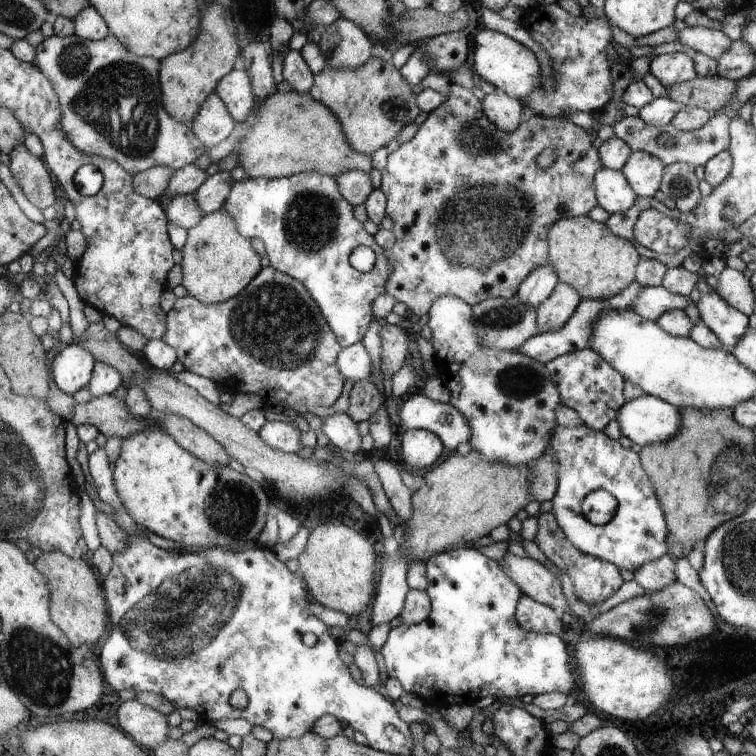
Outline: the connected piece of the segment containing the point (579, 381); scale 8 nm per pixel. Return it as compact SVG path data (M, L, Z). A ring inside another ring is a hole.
M590 348L552 359L546 363L546 368L550 372L552 382L559 388L558 392L564 405L578 412L580 420L594 430L602 432L612 420L615 420L618 410L625 403L625 378L614 366L604 362L604 358L598 352Z

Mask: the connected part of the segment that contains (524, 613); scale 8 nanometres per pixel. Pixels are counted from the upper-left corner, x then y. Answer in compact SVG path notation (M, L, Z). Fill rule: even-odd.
M524 595L520 598L519 606L515 610L516 622L528 632L534 634L551 634L561 636L562 621L556 610L544 603Z

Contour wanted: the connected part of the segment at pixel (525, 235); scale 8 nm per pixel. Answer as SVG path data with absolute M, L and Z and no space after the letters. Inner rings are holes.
M451 83L449 97L438 108L428 113L428 117L410 141L402 143L397 150L389 154L386 168L381 172L381 182L378 187L386 196L386 214L394 222L391 231L396 236L394 246L387 250L388 262L392 262L392 276L388 280L387 294L398 302L406 304L412 321L424 316L425 312L432 308L434 300L441 296L465 299L470 306L484 299L512 298L532 270L549 262L550 250L547 238L550 236L551 225L563 218L586 216L598 204L598 196L595 194L595 174L604 166L599 158L599 151L592 145L593 137L570 119L546 118L540 115L522 122L512 134L500 132L496 125L484 116L482 103L472 90ZM548 148L556 152L556 160L549 168L540 168L536 164L536 158Z

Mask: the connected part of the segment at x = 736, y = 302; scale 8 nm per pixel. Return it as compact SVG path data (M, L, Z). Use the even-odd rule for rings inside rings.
M727 267L718 276L716 292L727 300L730 306L750 316L755 313L755 290L751 280L742 271Z

